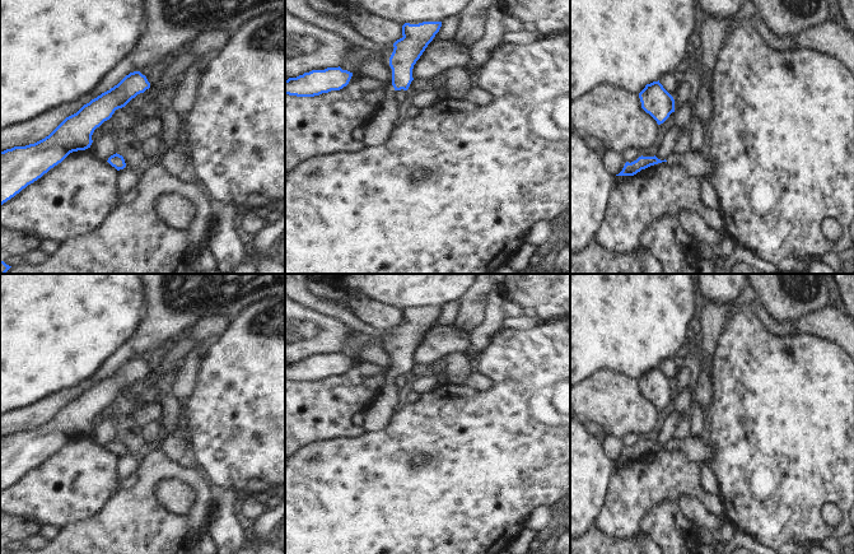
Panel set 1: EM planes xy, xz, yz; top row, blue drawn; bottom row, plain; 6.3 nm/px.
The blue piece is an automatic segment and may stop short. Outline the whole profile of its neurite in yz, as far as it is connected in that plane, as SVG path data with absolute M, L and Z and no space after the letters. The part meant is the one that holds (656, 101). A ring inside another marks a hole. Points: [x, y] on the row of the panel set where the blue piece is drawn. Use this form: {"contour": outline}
{"contour": "M658 82L647 84L639 93L641 108L649 113L658 125L663 124L675 112L675 99Z"}

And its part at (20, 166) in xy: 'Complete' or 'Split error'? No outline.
Complete.

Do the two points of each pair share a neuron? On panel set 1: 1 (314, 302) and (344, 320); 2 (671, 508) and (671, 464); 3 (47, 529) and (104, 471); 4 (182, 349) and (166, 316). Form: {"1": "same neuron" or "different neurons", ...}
{"1": "same neuron", "2": "different neurons", "3": "different neurons", "4": "different neurons"}

